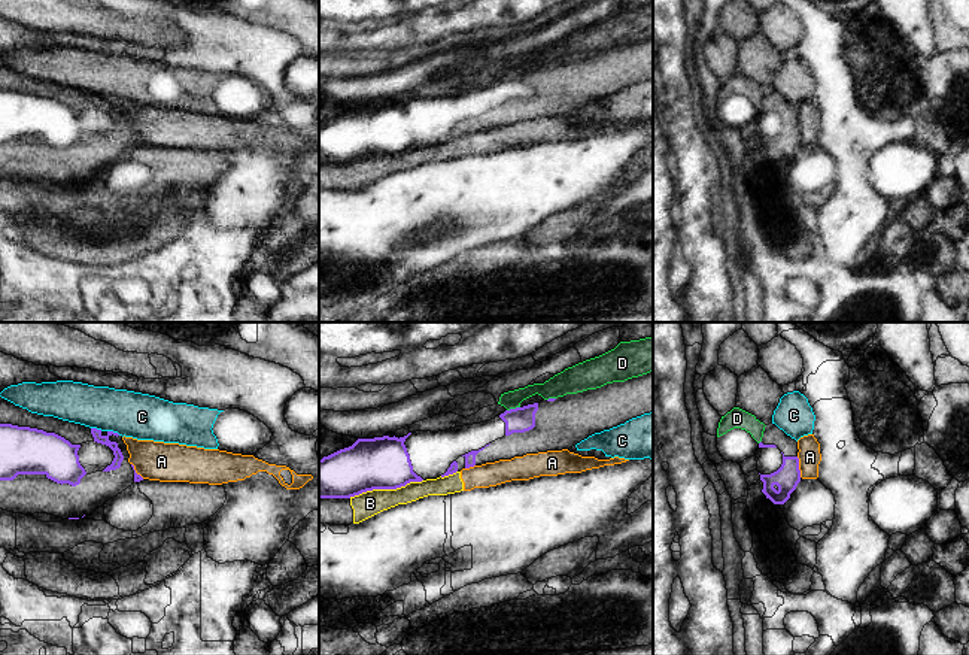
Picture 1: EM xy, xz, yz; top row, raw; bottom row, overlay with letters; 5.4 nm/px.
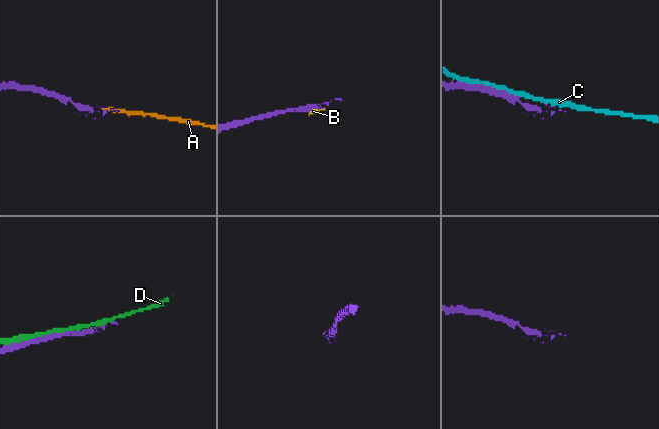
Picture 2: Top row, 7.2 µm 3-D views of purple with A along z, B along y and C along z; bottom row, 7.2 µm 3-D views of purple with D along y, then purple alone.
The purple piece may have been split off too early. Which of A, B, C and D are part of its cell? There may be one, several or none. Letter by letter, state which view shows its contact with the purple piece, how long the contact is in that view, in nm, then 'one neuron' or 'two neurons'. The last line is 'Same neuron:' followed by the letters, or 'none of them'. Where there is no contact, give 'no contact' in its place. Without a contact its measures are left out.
A: yz | 110 nm | two neurons
B: xz | 420 nm | two neurons
C: xy | 80 nm | two neurons
D: xz | 80 nm | two neurons
Same neuron: none of them

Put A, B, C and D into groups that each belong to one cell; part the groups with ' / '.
A B / C / D

